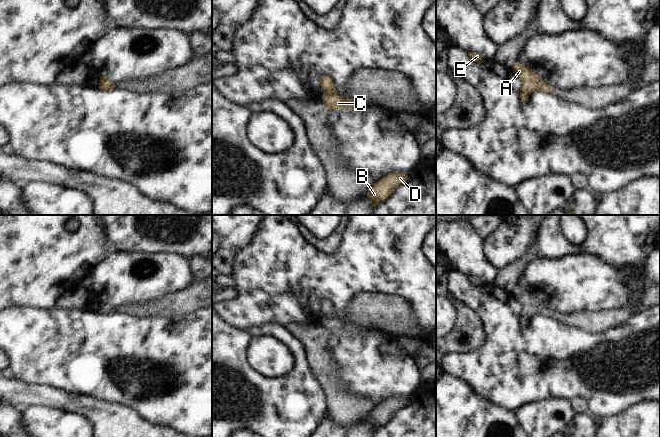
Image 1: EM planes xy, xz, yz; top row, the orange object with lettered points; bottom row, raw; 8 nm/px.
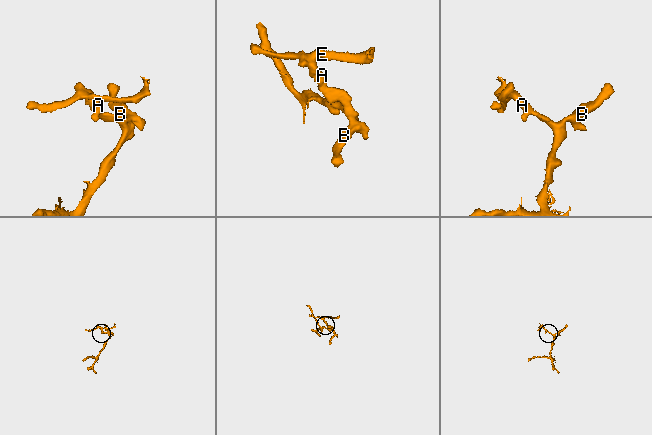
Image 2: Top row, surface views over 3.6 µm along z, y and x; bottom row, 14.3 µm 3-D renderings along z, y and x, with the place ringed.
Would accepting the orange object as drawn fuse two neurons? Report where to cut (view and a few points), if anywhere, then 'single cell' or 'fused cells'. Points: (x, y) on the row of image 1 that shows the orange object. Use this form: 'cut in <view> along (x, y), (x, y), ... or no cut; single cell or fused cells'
no cut; single cell

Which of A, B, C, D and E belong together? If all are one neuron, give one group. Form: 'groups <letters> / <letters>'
groups A B C D E

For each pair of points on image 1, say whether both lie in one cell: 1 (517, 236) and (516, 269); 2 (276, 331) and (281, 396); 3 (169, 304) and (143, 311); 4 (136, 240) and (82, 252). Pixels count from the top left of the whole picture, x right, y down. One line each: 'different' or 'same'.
1: different
2: same
3: same
4: different

